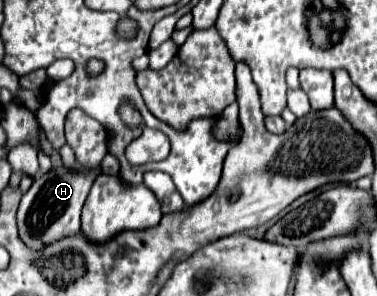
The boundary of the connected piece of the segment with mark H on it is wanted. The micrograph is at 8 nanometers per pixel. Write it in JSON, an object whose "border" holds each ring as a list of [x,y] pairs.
{"border":[[[57,166],[35,178],[33,186],[25,192],[17,212],[19,236],[23,238],[23,242],[33,250],[41,250],[45,244],[77,234],[81,230],[81,208],[85,204],[85,198],[89,194],[95,176],[99,174],[101,174],[101,166],[95,168]]]}

